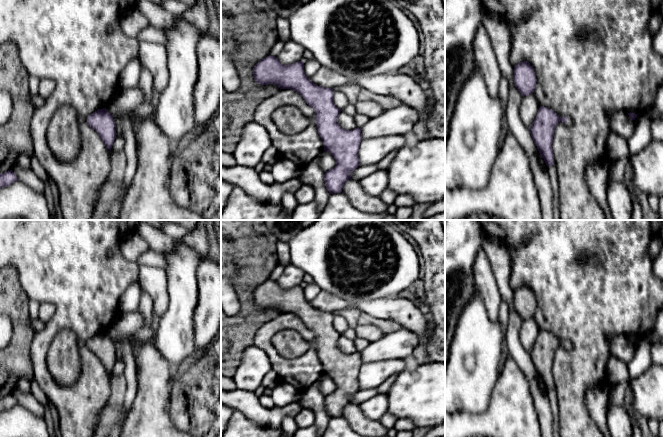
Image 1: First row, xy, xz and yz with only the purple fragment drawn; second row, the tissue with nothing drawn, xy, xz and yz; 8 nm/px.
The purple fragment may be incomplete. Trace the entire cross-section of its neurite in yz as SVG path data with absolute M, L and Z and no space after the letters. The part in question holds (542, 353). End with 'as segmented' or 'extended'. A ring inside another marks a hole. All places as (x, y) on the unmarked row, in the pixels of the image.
M540 330L529 352L532 363L547 390L554 389L552 367L554 355L559 346L563 346L568 351L573 350L573 345L570 341L561 342L552 333Z | extended

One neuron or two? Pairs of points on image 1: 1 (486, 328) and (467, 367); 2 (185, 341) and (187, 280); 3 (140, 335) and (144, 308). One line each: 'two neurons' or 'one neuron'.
1: one neuron
2: one neuron
3: one neuron

